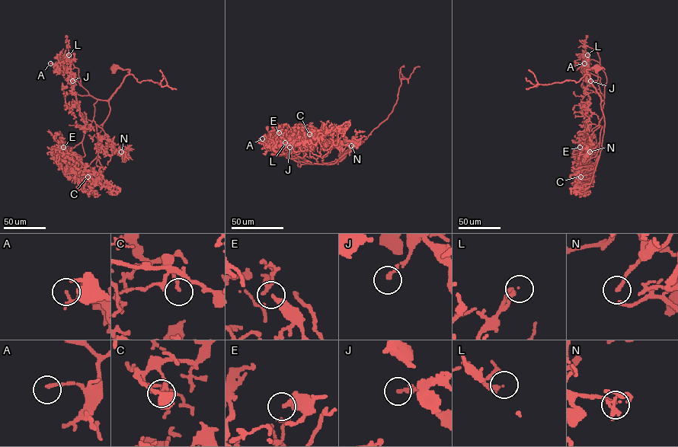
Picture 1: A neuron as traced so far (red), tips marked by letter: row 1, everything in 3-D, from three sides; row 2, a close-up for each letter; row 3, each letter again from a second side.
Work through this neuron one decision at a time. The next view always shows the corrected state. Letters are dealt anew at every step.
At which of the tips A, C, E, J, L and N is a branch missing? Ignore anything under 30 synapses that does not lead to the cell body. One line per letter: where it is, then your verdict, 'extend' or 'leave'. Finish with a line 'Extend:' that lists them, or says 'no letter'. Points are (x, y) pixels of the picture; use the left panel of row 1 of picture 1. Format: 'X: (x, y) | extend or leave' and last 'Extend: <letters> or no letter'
A: (50, 63) | leave
C: (87, 177) | leave
E: (63, 147) | leave
J: (72, 81) | leave
L: (68, 55) | extend
N: (121, 151) | leave
Extend: L

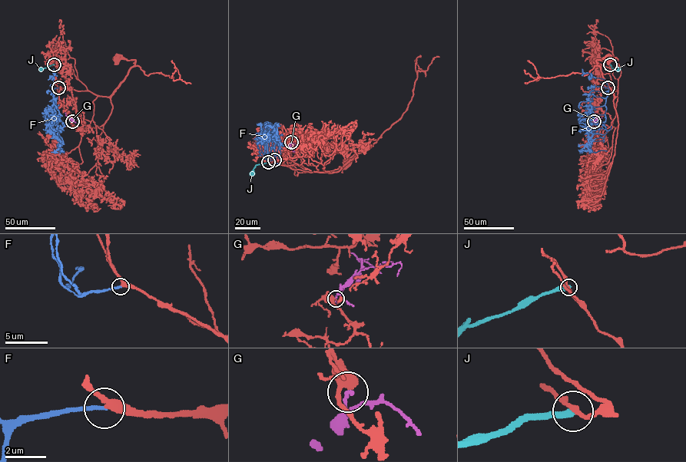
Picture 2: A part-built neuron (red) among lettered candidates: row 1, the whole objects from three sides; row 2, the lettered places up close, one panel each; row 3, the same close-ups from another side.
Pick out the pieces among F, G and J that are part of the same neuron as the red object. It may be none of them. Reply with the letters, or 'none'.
F

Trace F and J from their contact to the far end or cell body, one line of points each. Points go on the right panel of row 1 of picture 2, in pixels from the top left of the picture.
F: (608, 87), (604, 113), (591, 114), (588, 122), (607, 131), (594, 134), (585, 145), (587, 150), (607, 151)
J: (610, 64), (612, 68), (621, 69)

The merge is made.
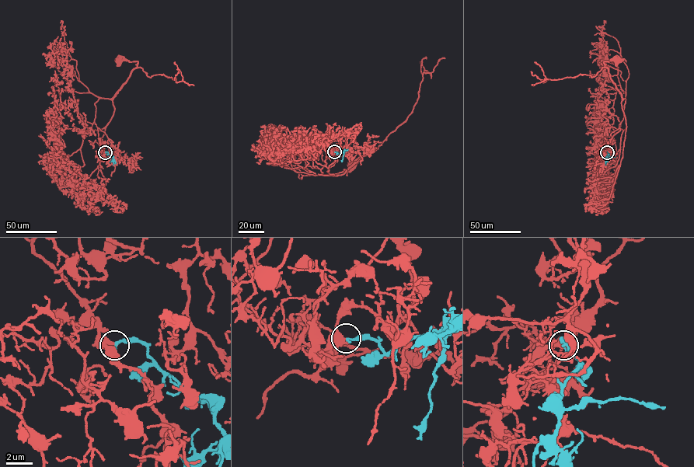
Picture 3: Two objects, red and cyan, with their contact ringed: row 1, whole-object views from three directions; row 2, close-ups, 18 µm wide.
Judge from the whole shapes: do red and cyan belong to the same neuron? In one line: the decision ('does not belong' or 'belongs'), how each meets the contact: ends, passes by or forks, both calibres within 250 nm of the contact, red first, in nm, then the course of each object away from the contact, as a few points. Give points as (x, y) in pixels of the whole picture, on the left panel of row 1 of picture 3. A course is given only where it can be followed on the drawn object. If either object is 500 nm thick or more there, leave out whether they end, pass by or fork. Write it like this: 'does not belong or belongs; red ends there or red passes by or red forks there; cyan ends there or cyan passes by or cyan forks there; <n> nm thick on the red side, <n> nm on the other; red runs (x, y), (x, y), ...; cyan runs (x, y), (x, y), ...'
belongs; red passes by; cyan ends there; 380 nm thick on the red side, 240 nm on the other; red runs (105, 152), (99, 144), (95, 103), (99, 98), (111, 99), (137, 62), (119, 60); cyan runs (105, 152), (113, 156), (113, 165)

